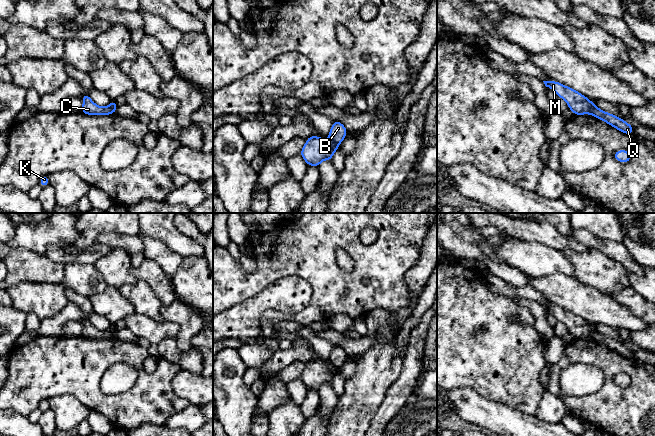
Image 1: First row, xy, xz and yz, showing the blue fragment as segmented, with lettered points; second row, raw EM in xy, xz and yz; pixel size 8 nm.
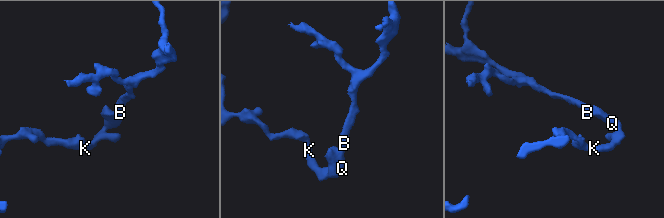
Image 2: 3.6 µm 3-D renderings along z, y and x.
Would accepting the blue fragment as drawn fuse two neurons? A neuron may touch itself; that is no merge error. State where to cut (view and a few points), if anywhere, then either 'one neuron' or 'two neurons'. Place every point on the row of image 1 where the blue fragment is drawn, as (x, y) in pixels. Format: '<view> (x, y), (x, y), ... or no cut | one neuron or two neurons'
yz (593, 104), (589, 113) | two neurons

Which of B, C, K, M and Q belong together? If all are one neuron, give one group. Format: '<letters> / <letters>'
B M / C K Q

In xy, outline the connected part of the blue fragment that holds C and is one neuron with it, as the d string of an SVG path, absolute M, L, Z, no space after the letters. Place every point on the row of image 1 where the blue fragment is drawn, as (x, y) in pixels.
M87 93L82 96L83 106L81 112L87 115L110 115L113 114L110 106L100 107L96 105Z

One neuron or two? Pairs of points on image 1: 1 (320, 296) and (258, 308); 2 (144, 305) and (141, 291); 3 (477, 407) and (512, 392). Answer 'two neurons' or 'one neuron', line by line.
1: two neurons
2: one neuron
3: two neurons

